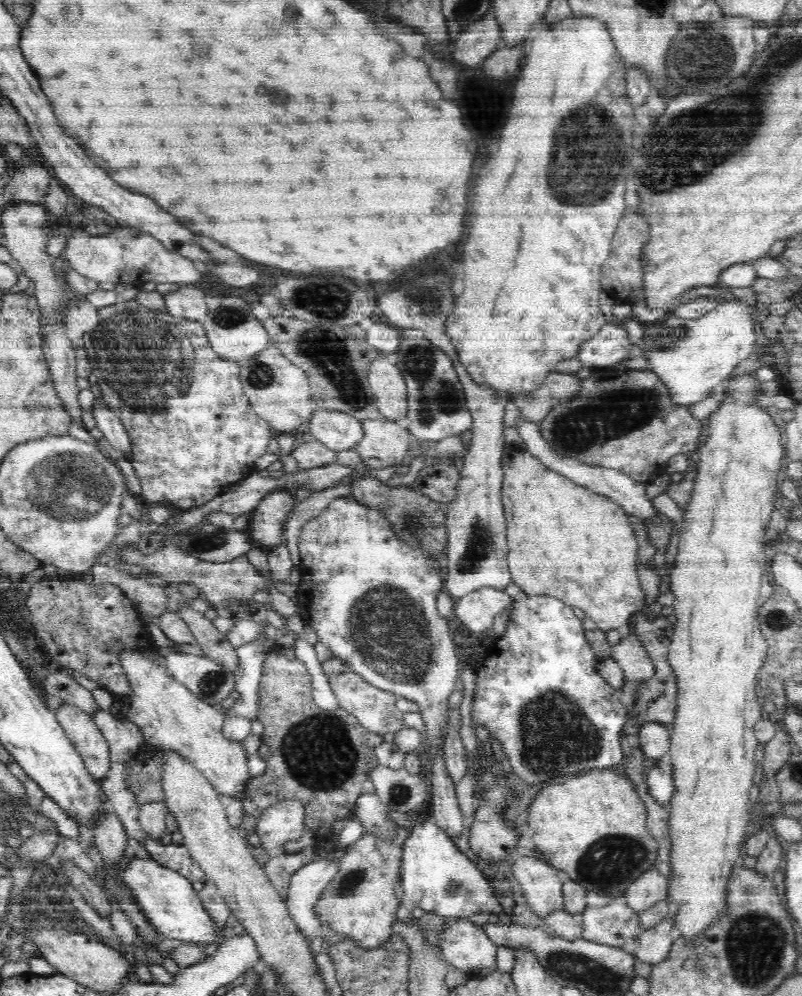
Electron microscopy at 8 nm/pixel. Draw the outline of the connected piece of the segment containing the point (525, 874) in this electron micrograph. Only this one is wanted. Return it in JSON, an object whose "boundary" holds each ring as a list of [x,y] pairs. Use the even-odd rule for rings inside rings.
{"boundary":[[[536,856],[518,857],[513,861],[513,874],[530,908],[542,919],[564,908],[563,875],[559,869]]]}

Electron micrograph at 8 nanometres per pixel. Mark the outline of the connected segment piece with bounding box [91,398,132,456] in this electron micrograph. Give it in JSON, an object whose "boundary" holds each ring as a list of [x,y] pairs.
{"boundary":[[[102,398],[94,400],[91,416],[94,425],[102,432],[103,438],[108,440],[116,450],[121,450],[124,456],[128,456],[132,446],[128,431]]]}

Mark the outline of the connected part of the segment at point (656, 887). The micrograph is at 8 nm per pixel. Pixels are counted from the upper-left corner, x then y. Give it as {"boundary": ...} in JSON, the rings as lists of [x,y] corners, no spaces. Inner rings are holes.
{"boundary":[[[655,866],[628,886],[622,896],[627,905],[636,913],[648,910],[656,902],[666,898],[669,879],[662,876]]]}

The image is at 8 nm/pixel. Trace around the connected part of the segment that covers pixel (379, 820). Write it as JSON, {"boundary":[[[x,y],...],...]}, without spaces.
{"boundary":[[[366,792],[356,799],[355,815],[365,832],[391,841],[395,837],[397,824],[386,817],[387,810],[389,808],[375,792]]]}

